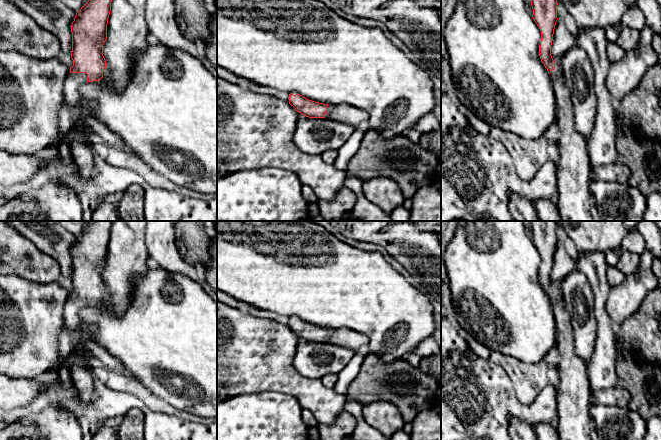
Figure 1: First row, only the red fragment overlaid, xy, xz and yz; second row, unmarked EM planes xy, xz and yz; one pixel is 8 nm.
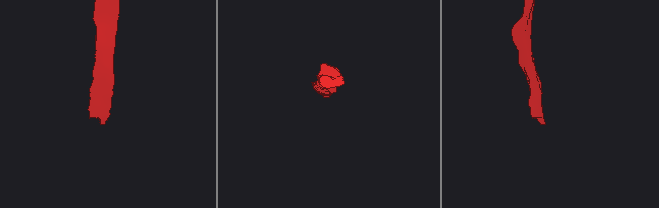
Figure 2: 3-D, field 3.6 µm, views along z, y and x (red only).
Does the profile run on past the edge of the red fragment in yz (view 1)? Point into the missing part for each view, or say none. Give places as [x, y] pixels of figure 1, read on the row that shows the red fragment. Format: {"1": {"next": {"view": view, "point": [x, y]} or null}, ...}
{"1": {"next": {"view": "yz", "point": [574, 172]}}}

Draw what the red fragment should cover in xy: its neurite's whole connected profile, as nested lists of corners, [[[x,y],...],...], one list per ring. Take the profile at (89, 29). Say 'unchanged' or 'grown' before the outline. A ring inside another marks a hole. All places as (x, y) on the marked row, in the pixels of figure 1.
grown; [[[88,0],[76,13],[71,24],[73,66],[66,76],[63,86],[64,100],[72,108],[78,108],[80,114],[74,120],[72,132],[66,137],[65,142],[70,146],[72,158],[83,178],[90,178],[94,172],[94,149],[91,140],[85,135],[86,124],[83,119],[90,115],[90,106],[79,92],[80,85],[92,81],[112,81],[116,90],[126,87],[133,71],[133,56],[136,52],[144,50],[147,46],[148,28],[146,24],[146,0]]]

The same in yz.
grown; [[[530,0],[533,19],[541,31],[539,56],[550,74],[560,131],[557,169],[558,204],[561,221],[596,221],[591,213],[592,194],[589,191],[591,162],[587,143],[574,127],[573,107],[563,77],[561,57],[576,46],[576,39],[557,18],[557,0]]]

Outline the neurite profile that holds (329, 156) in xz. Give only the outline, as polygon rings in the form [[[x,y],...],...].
[[[326,150],[320,154],[322,160],[327,164],[332,164],[335,162],[338,156],[337,150]]]

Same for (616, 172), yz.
[[[617,161],[591,170],[591,178],[594,180],[628,184],[630,177],[630,169]]]

